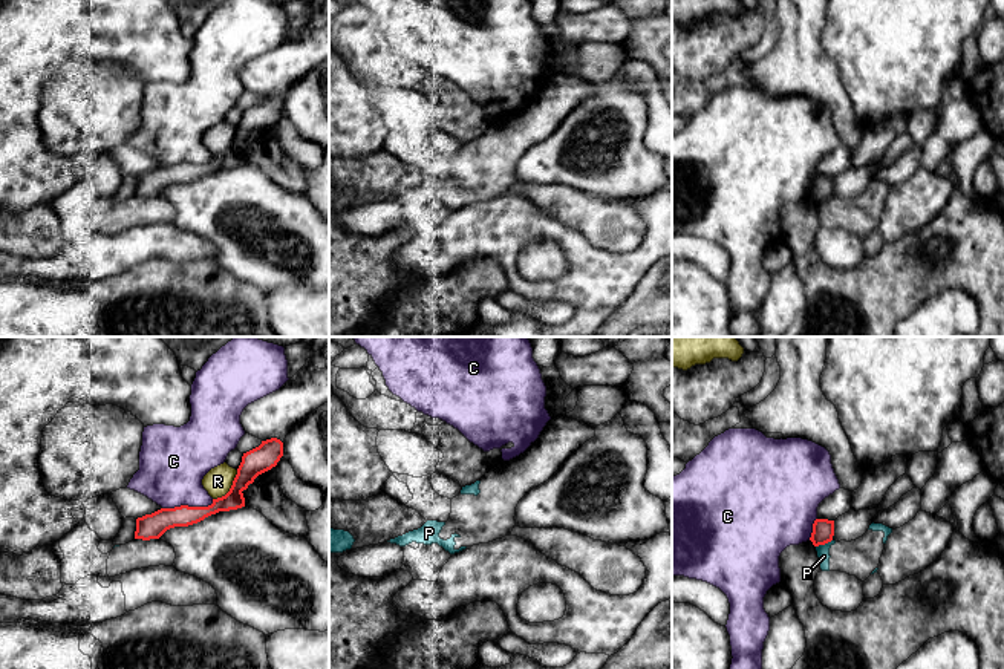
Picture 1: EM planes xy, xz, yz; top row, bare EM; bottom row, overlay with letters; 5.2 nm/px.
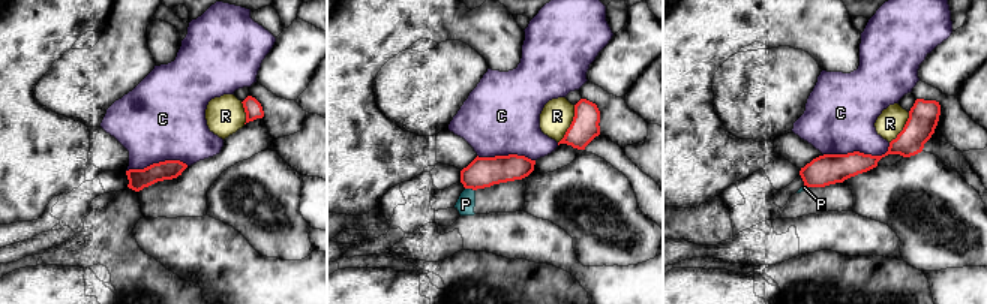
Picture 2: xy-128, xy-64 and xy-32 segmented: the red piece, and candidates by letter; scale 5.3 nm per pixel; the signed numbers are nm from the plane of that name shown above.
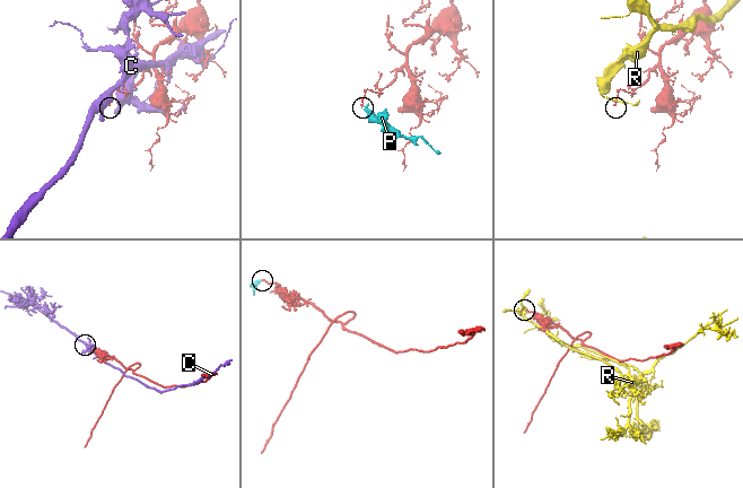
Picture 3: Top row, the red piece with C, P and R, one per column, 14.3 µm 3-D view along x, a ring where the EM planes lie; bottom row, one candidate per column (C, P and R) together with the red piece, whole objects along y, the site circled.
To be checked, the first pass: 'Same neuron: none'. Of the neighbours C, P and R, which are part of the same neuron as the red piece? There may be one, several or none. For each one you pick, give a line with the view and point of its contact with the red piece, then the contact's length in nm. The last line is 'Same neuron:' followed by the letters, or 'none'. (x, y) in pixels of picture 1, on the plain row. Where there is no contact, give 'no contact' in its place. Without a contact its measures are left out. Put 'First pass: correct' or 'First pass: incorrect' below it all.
Same neuron: none
First pass: correct

